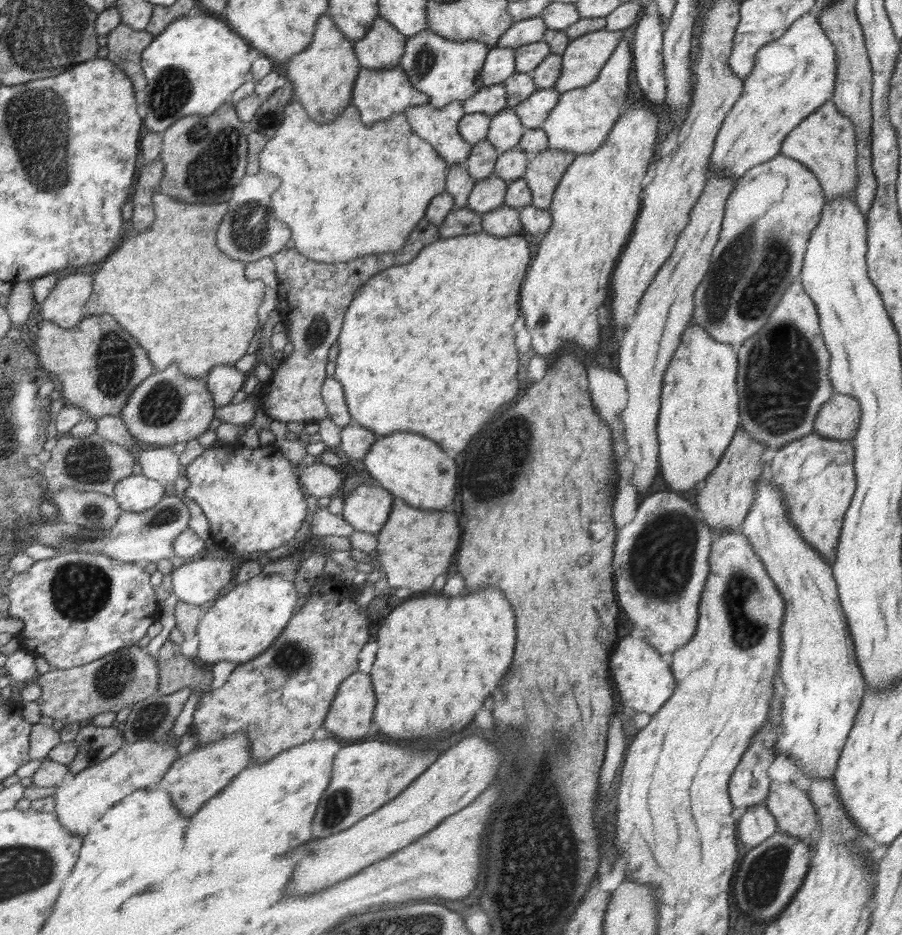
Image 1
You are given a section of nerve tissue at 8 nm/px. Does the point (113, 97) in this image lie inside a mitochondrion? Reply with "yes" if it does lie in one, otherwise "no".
no

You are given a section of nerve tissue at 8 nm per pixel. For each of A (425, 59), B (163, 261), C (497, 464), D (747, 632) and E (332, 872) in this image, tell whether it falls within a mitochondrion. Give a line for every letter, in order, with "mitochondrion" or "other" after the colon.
A: mitochondrion
B: other
C: mitochondrion
D: mitochondrion
E: other

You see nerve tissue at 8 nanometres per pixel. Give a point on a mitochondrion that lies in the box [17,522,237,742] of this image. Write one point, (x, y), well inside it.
(80, 591)

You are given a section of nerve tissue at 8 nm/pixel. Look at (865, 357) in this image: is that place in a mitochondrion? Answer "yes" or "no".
no

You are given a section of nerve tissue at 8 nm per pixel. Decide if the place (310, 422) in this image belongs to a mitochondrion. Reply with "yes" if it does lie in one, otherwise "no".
no

